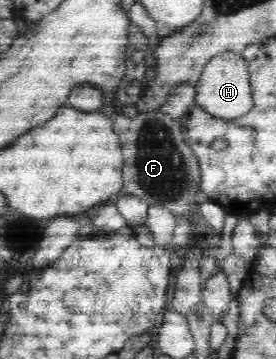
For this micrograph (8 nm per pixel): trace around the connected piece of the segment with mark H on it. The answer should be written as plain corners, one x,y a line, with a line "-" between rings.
223,52
210,59
195,86
195,103
207,113
221,119
232,120
251,111
254,105
250,88
248,62
242,54

